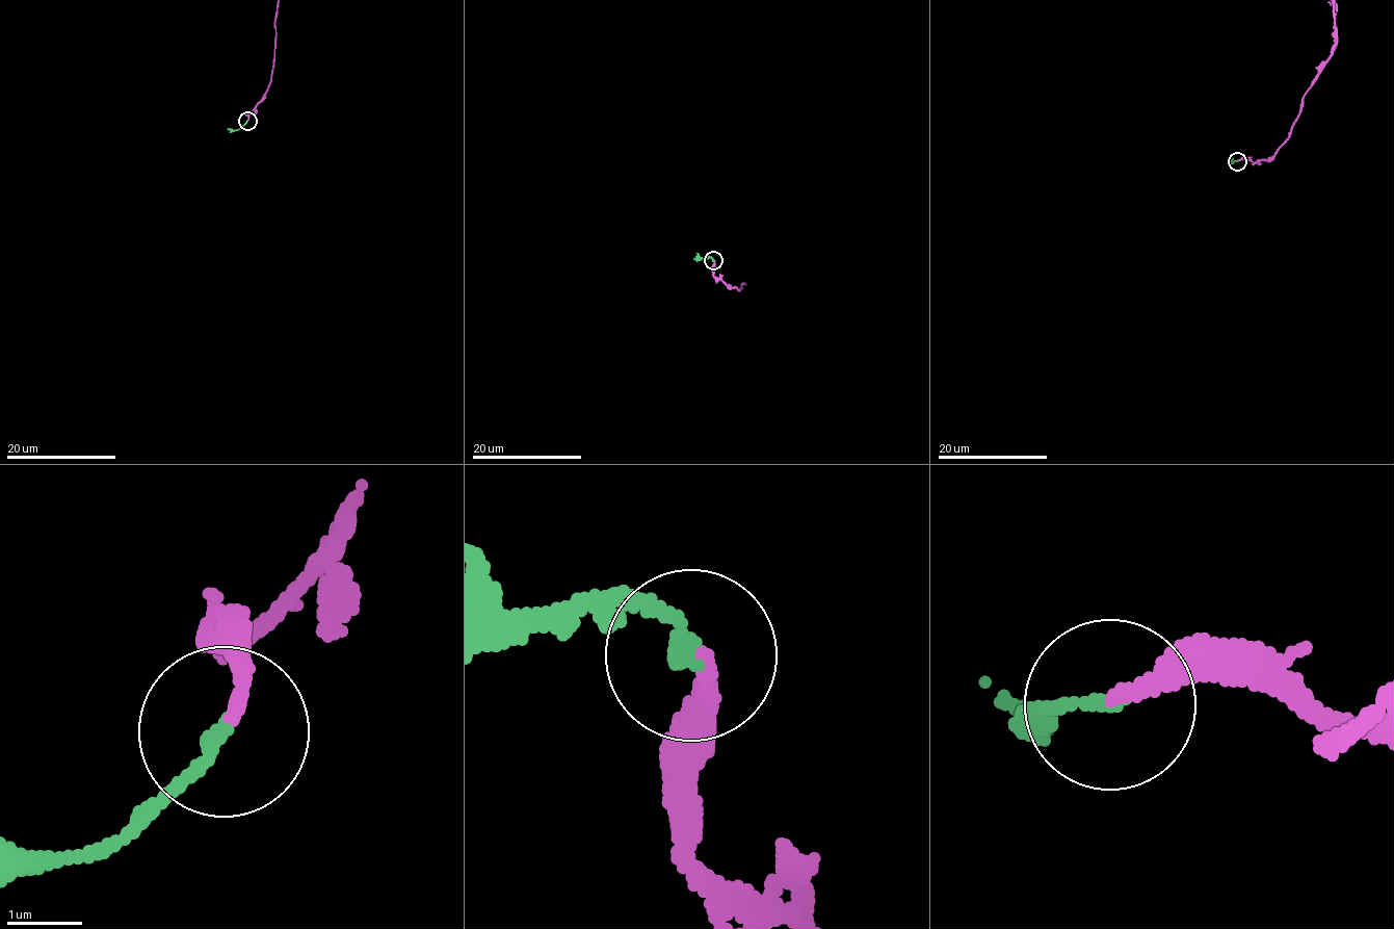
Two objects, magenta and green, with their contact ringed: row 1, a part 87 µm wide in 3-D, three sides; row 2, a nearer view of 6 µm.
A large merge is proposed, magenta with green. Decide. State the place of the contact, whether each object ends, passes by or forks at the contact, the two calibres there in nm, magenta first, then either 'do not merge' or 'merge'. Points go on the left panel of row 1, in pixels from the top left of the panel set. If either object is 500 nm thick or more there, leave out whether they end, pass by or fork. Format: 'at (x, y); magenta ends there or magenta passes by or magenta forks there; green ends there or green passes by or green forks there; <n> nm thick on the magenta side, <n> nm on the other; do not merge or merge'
at (247, 121); magenta ends there; green ends there; 190 nm thick on the magenta side, 180 nm on the other; merge

